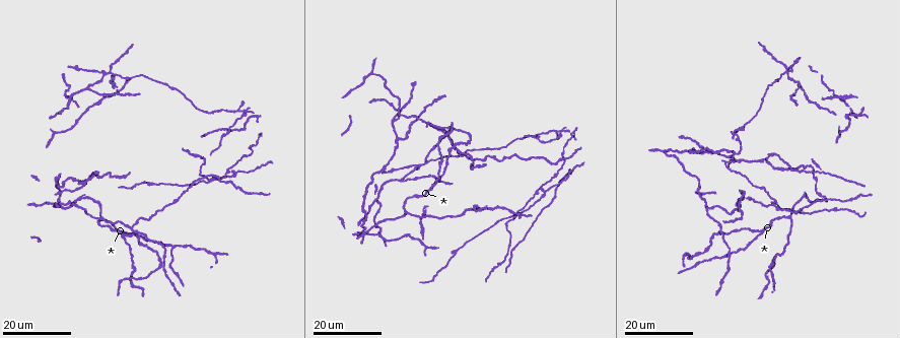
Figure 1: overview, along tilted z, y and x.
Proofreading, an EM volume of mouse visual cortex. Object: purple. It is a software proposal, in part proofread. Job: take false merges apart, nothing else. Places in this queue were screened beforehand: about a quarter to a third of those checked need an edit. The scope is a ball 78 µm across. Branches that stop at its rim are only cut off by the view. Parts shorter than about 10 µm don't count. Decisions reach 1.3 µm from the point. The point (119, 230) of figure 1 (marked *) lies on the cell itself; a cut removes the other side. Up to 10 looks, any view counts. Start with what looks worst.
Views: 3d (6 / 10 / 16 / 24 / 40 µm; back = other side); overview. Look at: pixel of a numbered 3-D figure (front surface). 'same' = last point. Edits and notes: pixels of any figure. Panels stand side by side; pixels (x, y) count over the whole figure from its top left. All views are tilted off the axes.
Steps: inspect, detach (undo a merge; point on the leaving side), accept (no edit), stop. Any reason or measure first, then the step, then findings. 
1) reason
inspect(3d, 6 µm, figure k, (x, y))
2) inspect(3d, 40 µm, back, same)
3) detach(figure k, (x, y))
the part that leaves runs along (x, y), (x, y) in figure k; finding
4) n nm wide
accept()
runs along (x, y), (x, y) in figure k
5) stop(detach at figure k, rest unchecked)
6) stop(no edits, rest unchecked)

inspect(3d, 24 µm, figure 1, (210, 179))

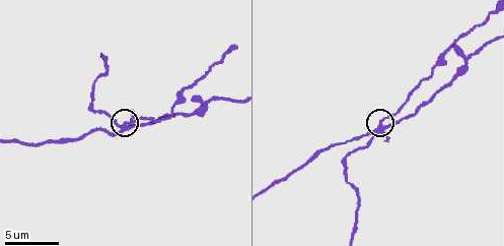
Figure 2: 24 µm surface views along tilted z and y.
inspect(3d, 6 µm, figure 2, (380, 129))

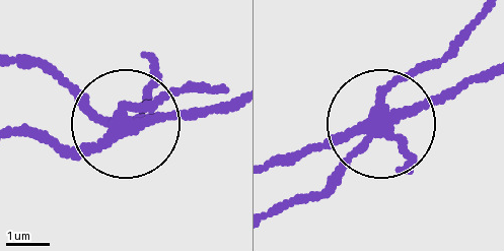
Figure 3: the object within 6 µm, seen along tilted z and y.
side arm 73 µm
detach(figure 3, (185, 118))
the part that leaves runs along (125, 124), (64, 147), (21, 135) in figure 3; a second cell is stuck on

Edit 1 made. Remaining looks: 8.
inspect(overview)

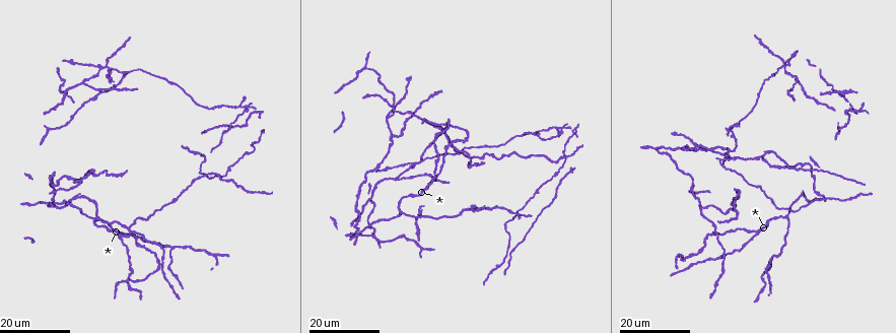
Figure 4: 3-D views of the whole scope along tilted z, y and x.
a fork
inspect(3d, 16 µm, figure 4, (710, 233))

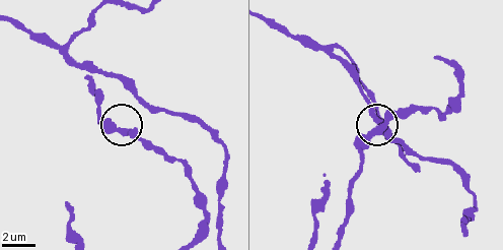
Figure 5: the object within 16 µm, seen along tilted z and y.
zoom in
inspect(3d, 6 µm, figure 5, (384, 126))

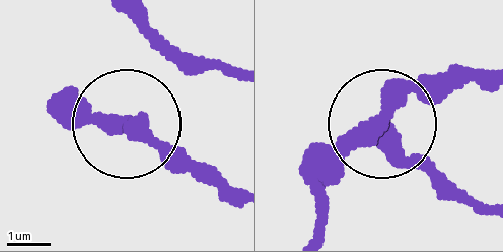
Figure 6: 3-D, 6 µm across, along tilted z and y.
other side
inspect(3d, 6 µm, back, figure 6, (381, 125))

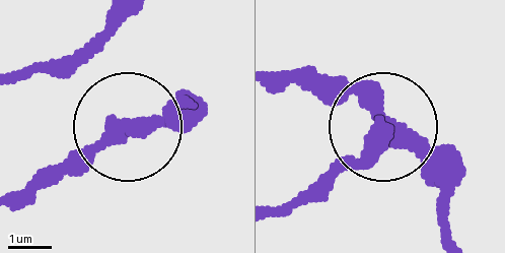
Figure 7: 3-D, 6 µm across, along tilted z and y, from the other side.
side arm 31 µm
accept()
runs along (448, 228), (429, 163), (314, 70) in figure 7; all the same cell

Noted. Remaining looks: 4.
arms part here
inspect(3d, 16 µm, figure 4, (120, 237))

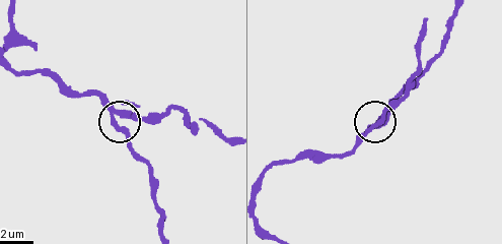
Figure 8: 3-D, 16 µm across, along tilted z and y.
inspect(3d, 10 µm, figure 8, (370, 131))

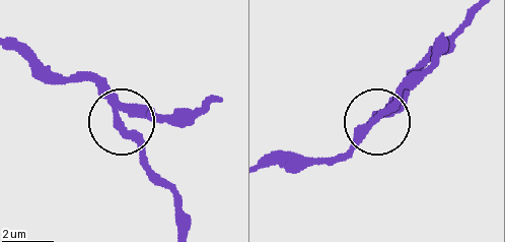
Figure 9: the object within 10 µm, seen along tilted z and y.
3 arms
accept()
runs along (100, 85), (120, 128), (165, 183) in figure 9; all the same cell

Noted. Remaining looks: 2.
a fork
inspect(3d, 24 µm, figure 4, (403, 213))

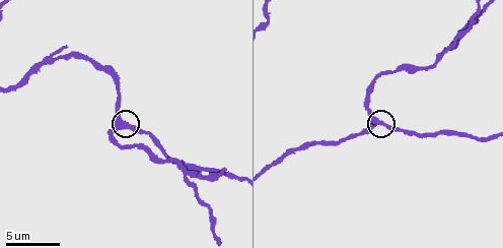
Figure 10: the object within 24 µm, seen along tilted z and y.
inspect(3d, 6 µm, figure 10, (377, 122))

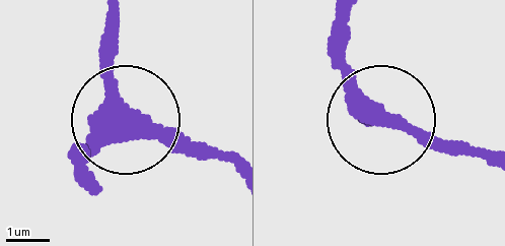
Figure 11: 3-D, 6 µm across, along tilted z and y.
side arm 45 µm
accept()
runs along (352, 16), (341, 58), (352, 89), (465, 148) in figure 11; all the same cell

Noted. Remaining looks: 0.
stop(detach at figure 3, rest unchecked)

